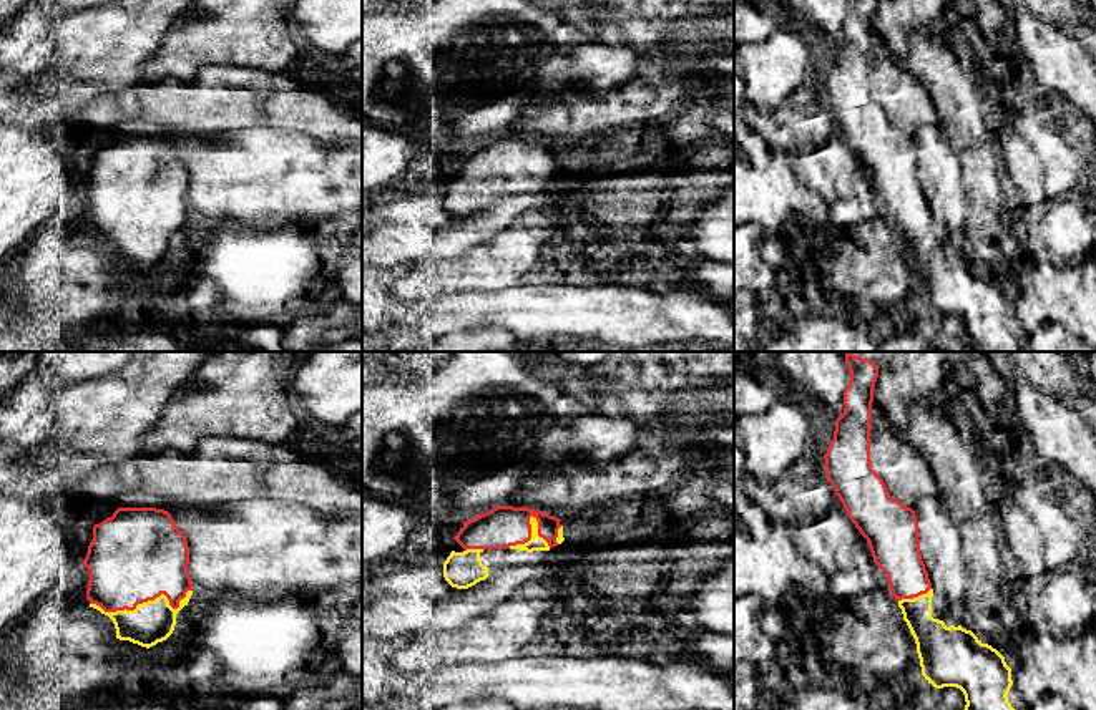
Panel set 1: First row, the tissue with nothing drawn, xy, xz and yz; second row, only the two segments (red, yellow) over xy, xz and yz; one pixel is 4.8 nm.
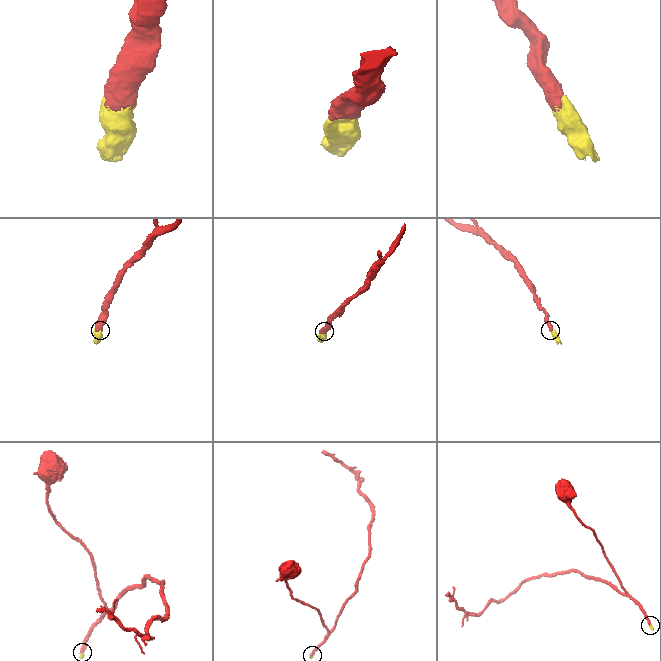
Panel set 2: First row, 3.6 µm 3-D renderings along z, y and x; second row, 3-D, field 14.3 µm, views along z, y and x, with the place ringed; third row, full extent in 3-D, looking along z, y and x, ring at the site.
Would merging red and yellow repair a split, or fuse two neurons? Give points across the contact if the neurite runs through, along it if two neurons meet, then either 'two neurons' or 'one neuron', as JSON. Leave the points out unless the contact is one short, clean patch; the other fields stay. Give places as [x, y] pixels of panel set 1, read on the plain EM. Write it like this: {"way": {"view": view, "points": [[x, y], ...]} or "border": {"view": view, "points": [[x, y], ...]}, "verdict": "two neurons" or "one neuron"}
{"verdict": "one neuron"}

